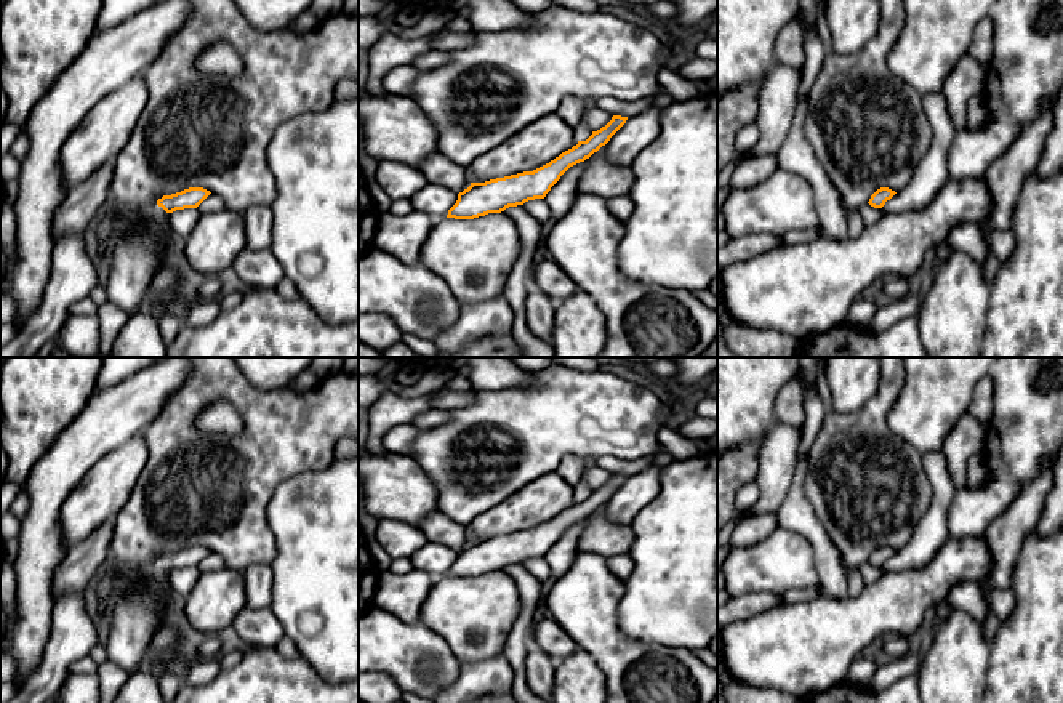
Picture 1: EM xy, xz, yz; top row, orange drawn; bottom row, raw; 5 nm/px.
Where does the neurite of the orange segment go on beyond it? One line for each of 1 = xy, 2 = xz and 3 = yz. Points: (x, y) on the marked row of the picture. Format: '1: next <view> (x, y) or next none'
1: next none
2: next none
3: next none

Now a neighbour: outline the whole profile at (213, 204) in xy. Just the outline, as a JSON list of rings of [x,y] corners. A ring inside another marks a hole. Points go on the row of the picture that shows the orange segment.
[[[210,194],[199,207],[199,211],[202,215],[208,215],[208,213],[218,213],[223,211],[227,207],[227,200],[223,195],[216,195],[216,194]]]

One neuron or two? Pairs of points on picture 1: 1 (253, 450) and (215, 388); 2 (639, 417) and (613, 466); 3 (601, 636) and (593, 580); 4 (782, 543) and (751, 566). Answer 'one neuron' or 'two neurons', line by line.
1: one neuron
2: two neurons
3: one neuron
4: one neuron

